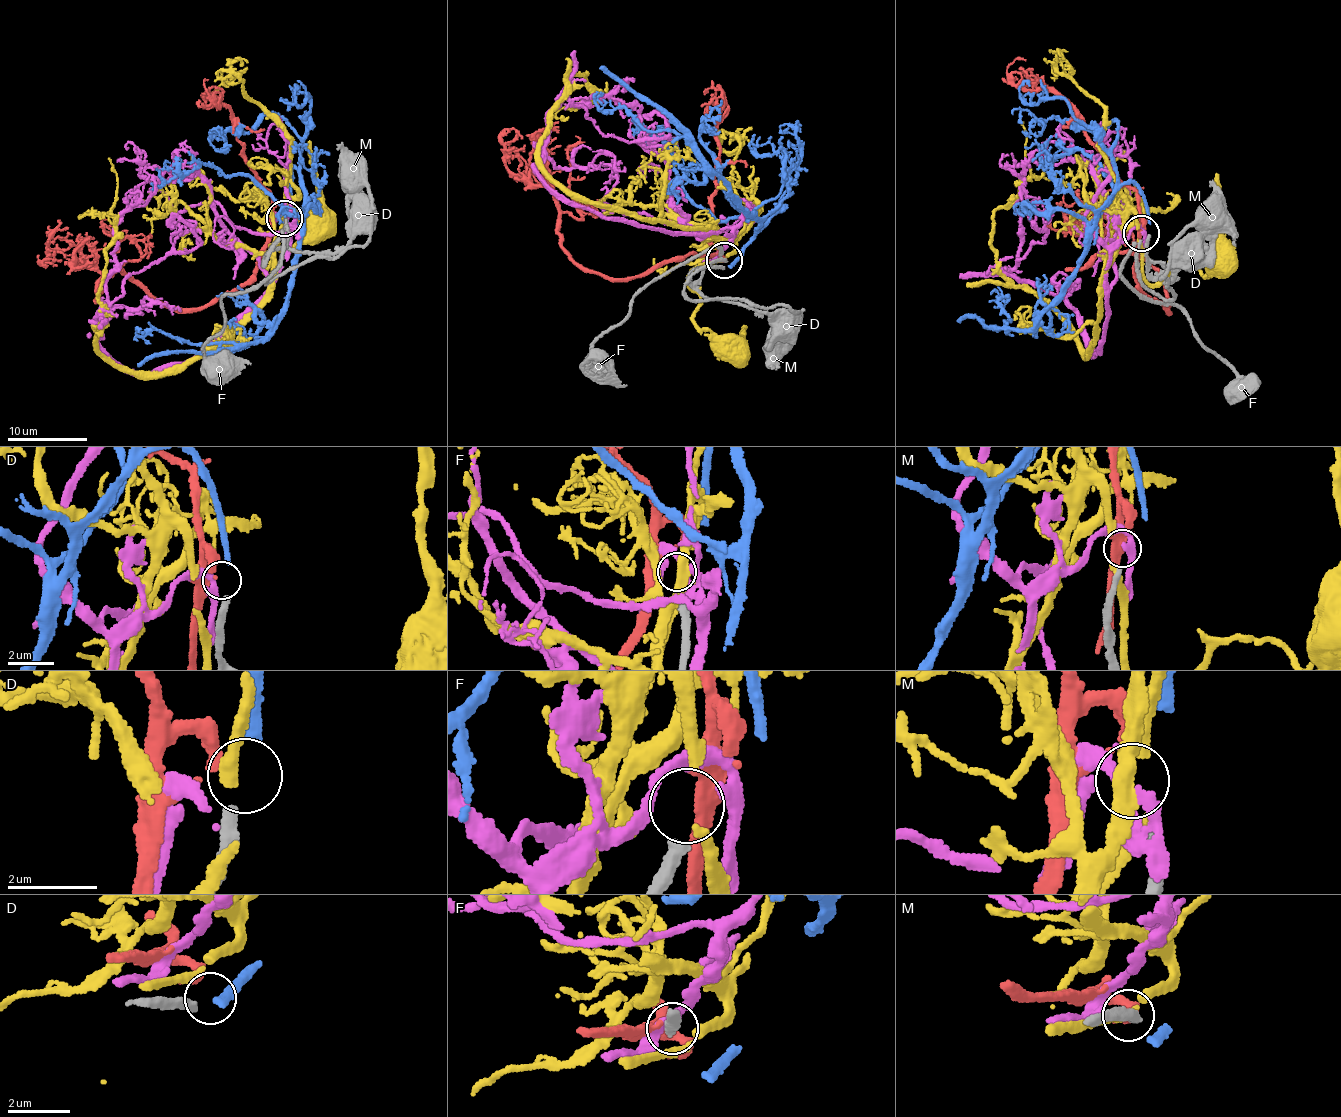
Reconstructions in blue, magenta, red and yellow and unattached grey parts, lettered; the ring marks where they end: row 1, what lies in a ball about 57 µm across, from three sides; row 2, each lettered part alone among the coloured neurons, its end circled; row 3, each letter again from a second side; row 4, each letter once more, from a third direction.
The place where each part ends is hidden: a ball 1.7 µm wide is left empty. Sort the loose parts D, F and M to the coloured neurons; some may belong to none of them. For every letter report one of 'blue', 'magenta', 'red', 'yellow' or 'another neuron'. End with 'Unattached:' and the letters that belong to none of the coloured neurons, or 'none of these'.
D: blue
F: another neuron
M: red
Unattached: F

